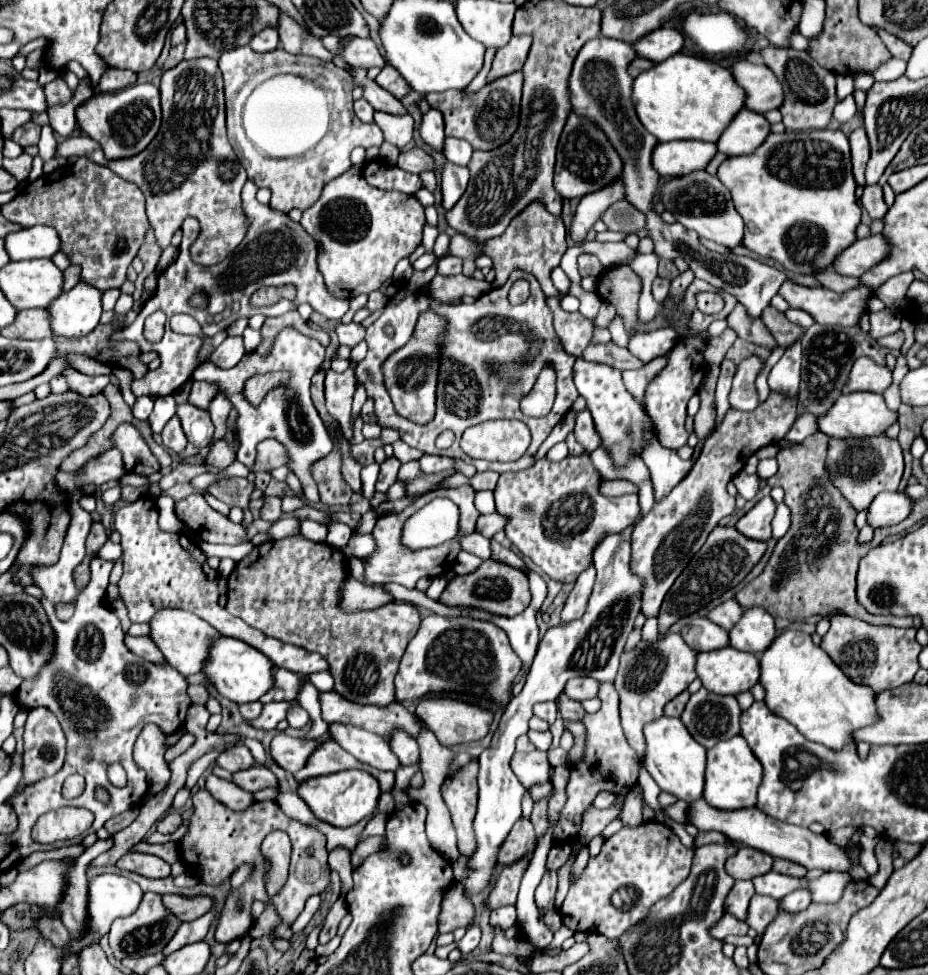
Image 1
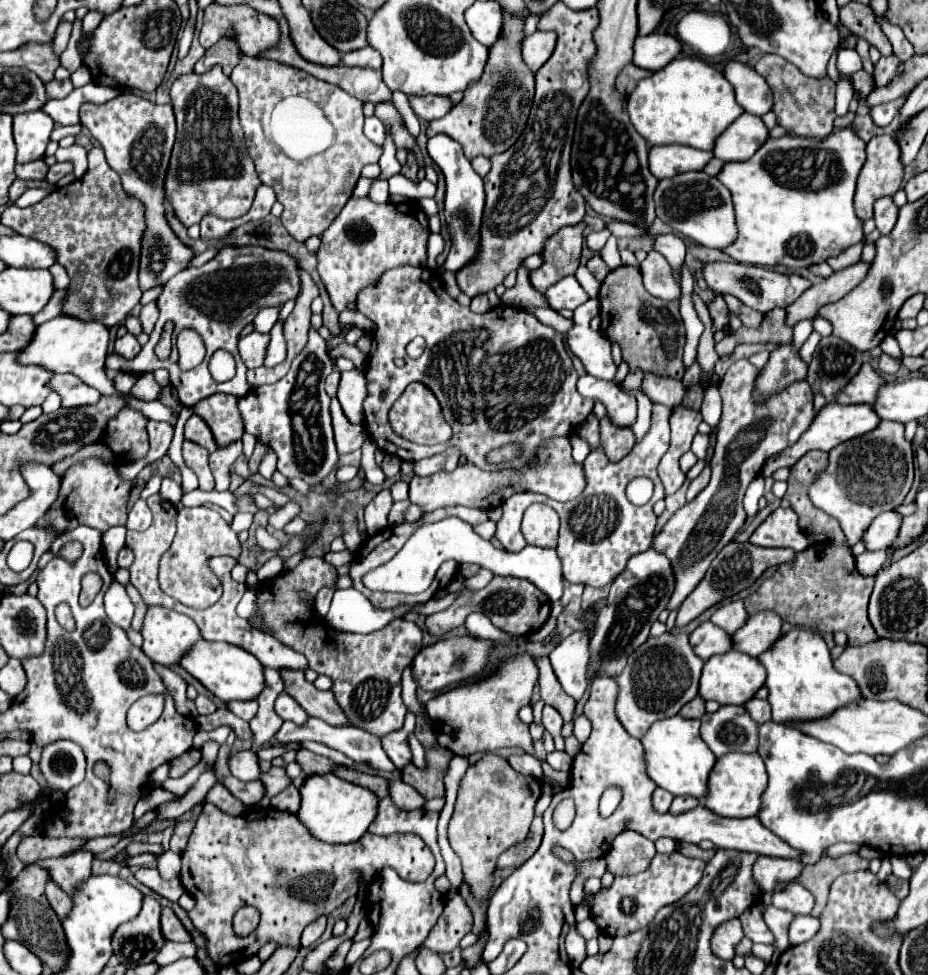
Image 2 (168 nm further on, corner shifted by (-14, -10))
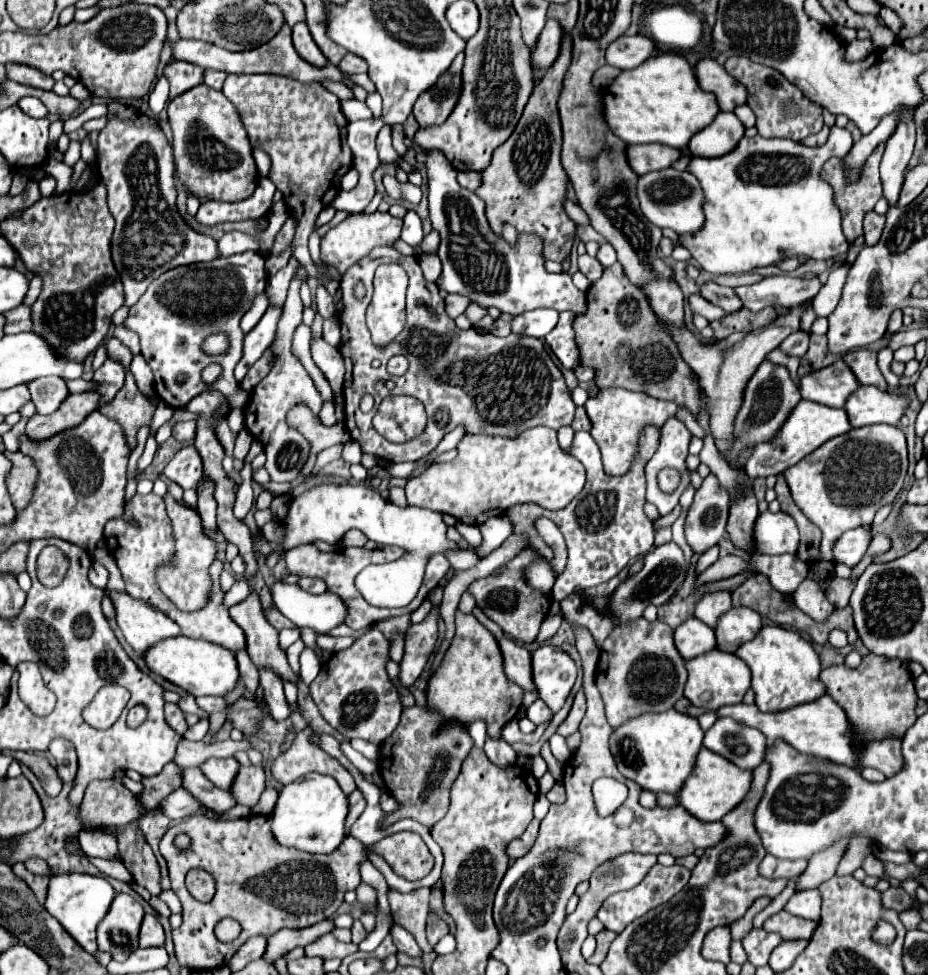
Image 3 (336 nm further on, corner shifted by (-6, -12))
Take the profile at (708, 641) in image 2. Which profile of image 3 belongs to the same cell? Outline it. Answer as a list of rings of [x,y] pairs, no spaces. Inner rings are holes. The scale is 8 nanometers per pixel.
[[[690,618],[674,630],[674,642],[684,660],[692,660],[716,648],[716,634],[698,618]]]

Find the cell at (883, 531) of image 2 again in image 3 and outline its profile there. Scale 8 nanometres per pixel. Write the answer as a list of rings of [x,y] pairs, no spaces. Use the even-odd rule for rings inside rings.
[[[864,526],[852,528],[836,540],[834,560],[844,562],[846,566],[854,568],[866,554],[870,542],[872,542],[872,528],[864,528]]]

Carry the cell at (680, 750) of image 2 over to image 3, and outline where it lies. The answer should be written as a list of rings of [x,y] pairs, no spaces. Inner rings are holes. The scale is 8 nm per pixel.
[[[670,710],[662,714],[638,716],[626,722],[622,728],[616,728],[614,736],[610,736],[610,750],[618,760],[618,770],[628,780],[634,780],[644,790],[654,794],[678,794],[694,770],[696,756],[702,748],[702,736],[704,730],[696,718]]]

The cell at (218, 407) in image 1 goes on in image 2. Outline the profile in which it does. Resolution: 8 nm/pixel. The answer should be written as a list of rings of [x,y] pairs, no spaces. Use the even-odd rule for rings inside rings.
[[[234,442],[230,444],[228,448],[220,450],[220,452],[214,452],[210,454],[210,468],[212,468],[212,474],[214,474],[214,480],[216,480],[216,490],[218,492],[224,492],[228,490],[230,486],[230,466],[234,464],[234,460],[242,454],[242,442]]]

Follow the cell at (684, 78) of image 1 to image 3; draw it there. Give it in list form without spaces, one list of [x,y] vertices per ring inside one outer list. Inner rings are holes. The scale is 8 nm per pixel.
[[[658,54],[634,70],[624,70],[604,92],[606,122],[626,144],[658,142],[686,148],[690,138],[718,116],[720,108],[712,92],[698,86],[696,74],[680,54]]]

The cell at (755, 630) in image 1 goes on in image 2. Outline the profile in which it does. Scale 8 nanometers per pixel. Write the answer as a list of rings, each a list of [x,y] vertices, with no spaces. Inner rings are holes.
[[[760,610],[758,614],[748,616],[744,626],[732,634],[732,646],[738,652],[756,658],[758,654],[762,654],[762,650],[768,650],[778,640],[778,636],[782,634],[780,626],[782,618],[778,614],[774,614],[772,610]]]

